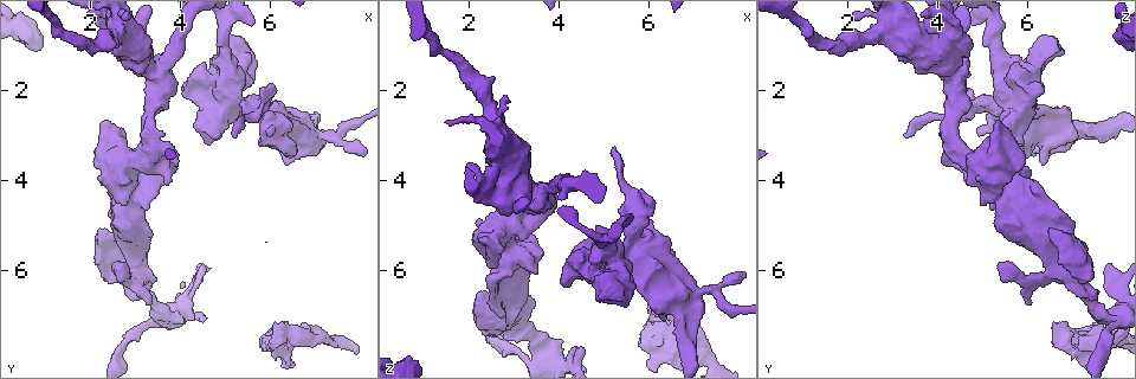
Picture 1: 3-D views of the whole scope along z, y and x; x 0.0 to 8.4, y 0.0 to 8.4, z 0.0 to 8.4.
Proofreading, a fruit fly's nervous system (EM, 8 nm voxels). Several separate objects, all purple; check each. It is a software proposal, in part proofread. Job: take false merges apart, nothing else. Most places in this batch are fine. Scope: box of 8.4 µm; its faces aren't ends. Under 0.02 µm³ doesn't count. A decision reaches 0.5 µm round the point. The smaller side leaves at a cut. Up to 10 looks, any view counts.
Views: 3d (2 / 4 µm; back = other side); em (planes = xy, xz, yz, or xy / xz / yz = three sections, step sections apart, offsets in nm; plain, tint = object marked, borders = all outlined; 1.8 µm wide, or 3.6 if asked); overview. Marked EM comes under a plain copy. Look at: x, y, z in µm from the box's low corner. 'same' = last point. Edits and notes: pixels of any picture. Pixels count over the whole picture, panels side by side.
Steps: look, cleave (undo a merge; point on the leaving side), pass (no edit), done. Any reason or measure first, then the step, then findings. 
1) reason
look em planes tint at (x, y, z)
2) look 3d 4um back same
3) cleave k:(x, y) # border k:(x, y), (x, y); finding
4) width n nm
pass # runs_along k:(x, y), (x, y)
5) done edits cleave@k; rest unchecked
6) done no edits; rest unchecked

sudden change in width
look em 3.6um yz step 16 tint at (2.70, 0.65, 3.45)

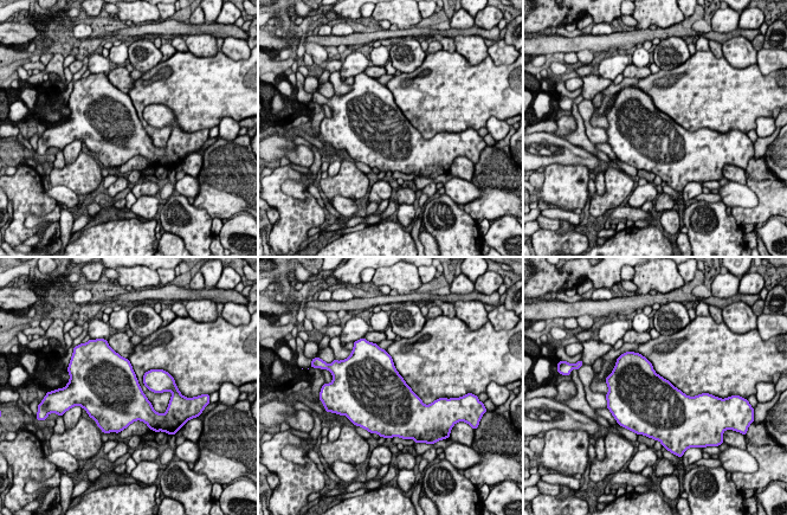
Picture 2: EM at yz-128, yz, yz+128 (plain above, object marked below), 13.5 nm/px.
look em 3.6um planes tint same

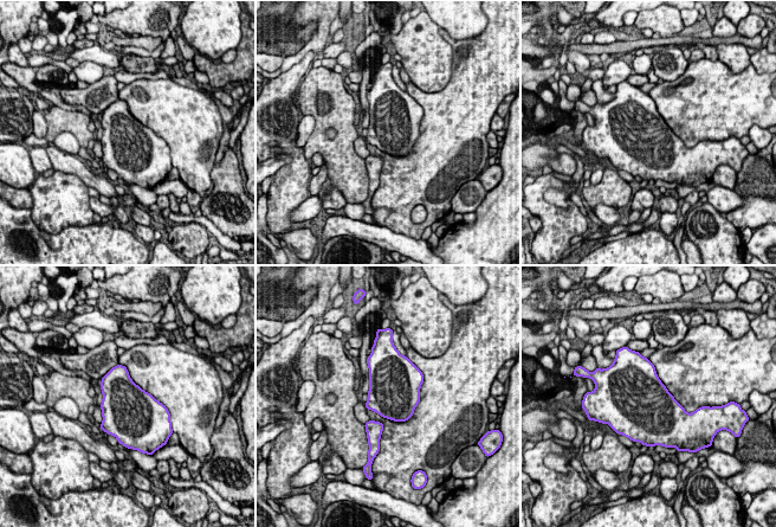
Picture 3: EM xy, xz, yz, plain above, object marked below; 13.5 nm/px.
pass # continuous, no second neuron

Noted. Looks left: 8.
calibre changes
look em 3.6um xy step 16 tint at (5.05, 1.45, 5.50)

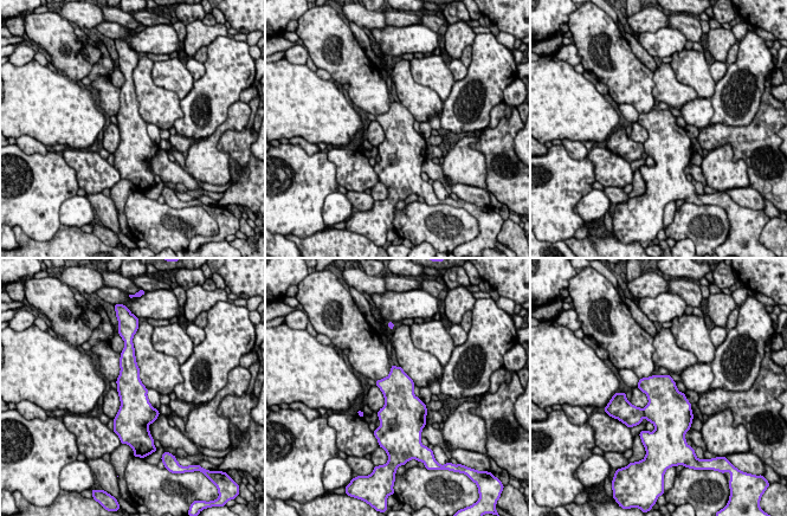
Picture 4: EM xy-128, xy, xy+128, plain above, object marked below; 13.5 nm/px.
pass # continuous, no second neuron

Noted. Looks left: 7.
calibre changes
look em planes tint at (6.20, 7.50, 7.55)

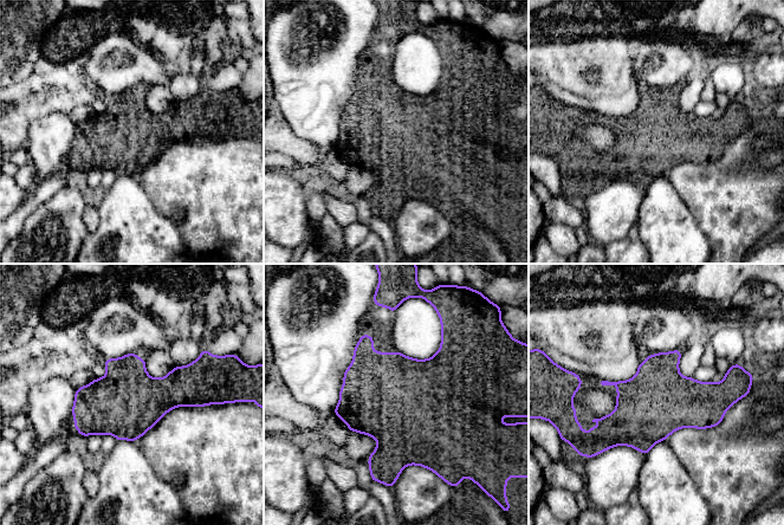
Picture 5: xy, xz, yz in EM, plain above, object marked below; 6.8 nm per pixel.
pass # all the same neuron

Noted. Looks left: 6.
abrupt turn
look 3d 4um at (3.55, 6.95, 7.55)

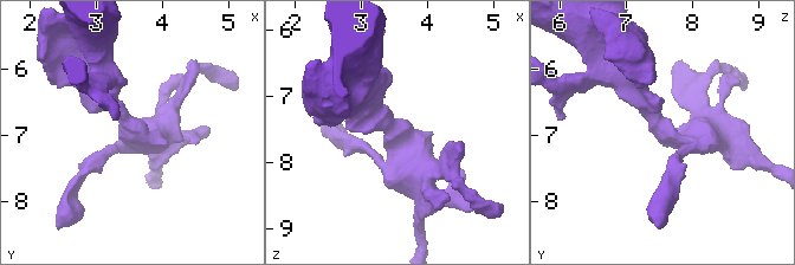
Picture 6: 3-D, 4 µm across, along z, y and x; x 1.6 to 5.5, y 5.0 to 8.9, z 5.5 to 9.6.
arms 3; arm_widths 220, 320, 400 nm; now the EM
look em xz step 8 tint at (3.60, 6.90, 7.55)

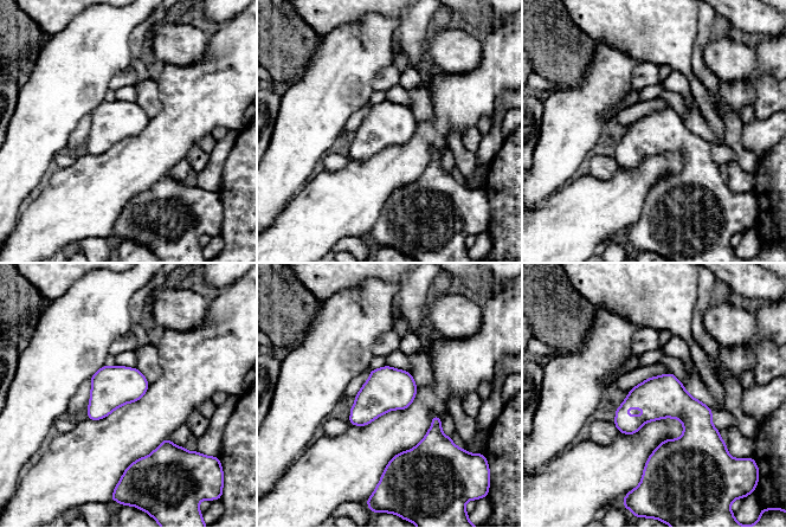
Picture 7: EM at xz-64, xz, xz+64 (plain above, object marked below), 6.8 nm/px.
pass # continuous, no second neuron

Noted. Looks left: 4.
done no edits; rest unchecked

